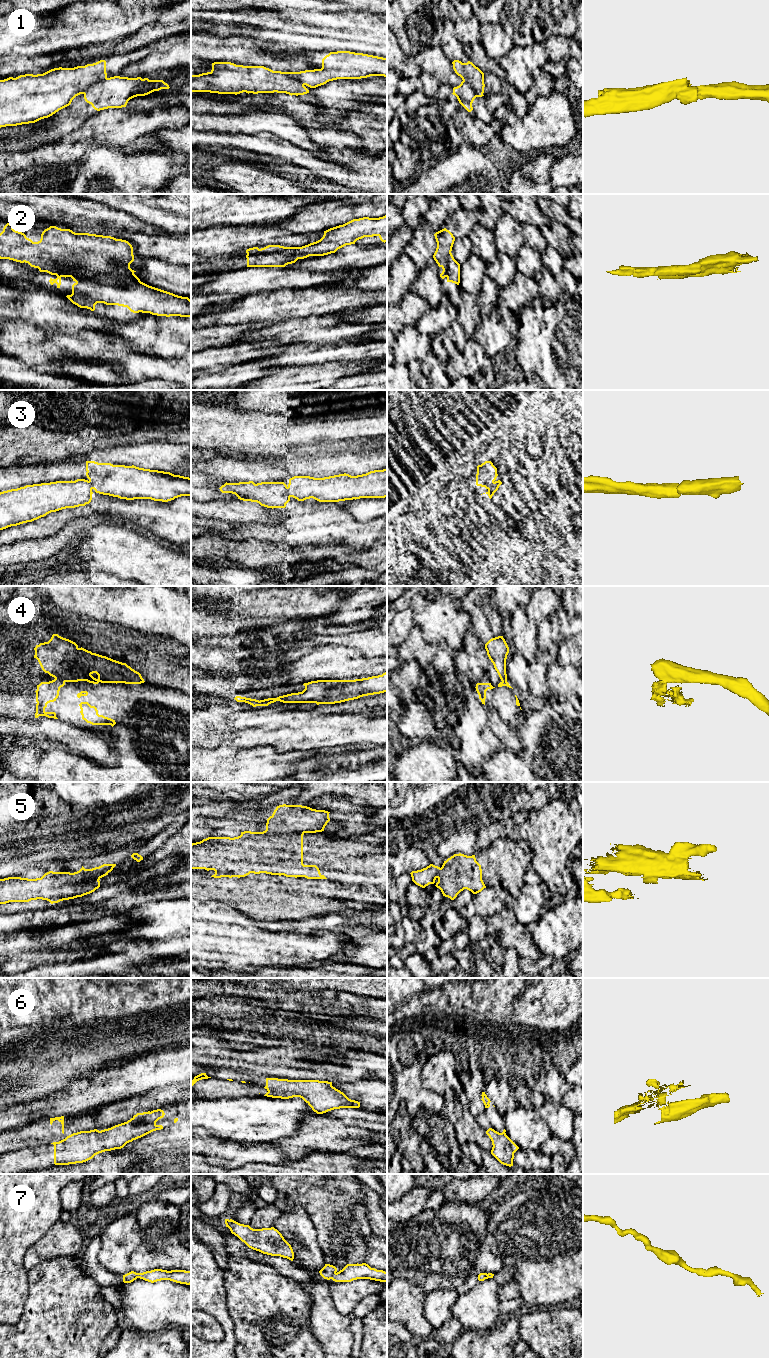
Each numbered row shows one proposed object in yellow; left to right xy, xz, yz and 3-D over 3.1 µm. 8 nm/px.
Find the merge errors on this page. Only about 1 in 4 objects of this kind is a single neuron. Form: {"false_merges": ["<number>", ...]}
{"false_merges": ["1", "2", "4", "5", "6"]}

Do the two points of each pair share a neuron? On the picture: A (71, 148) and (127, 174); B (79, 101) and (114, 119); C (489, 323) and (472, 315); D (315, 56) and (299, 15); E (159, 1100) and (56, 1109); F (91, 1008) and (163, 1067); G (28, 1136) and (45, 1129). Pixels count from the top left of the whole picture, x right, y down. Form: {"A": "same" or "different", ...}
{"A": "different", "B": "different", "C": "different", "D": "different", "E": "different", "F": "different", "G": "same"}

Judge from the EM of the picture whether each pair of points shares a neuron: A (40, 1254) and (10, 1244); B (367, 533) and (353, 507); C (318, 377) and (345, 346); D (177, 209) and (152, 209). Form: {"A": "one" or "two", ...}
{"A": "two", "B": "two", "C": "two", "D": "one"}

